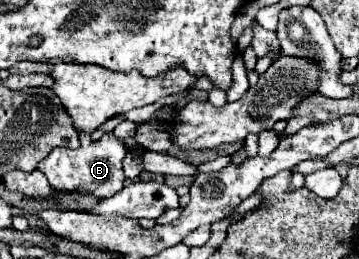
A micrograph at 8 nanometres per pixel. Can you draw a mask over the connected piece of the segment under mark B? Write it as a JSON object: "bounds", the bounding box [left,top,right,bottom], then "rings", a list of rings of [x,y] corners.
{"bounds":[39,133,127,199],"rings":[[[105,133],[101,141],[91,143],[89,147],[79,147],[73,151],[57,149],[51,151],[41,163],[39,171],[49,179],[51,187],[55,191],[77,191],[77,193],[89,193],[95,195],[97,199],[109,199],[115,193],[123,189],[125,175],[123,175],[123,157],[127,155],[127,147],[121,139],[117,139],[113,133]]]}

